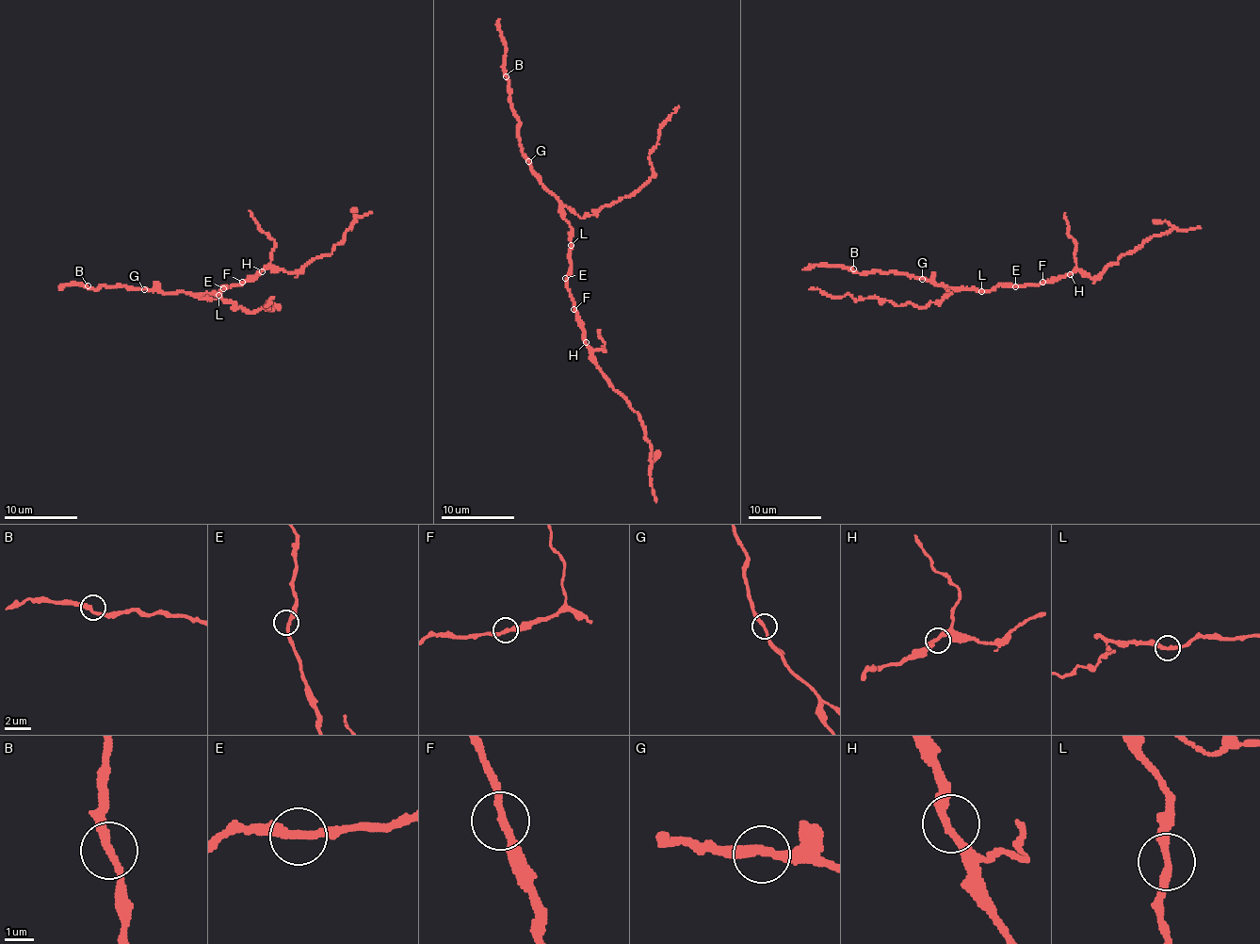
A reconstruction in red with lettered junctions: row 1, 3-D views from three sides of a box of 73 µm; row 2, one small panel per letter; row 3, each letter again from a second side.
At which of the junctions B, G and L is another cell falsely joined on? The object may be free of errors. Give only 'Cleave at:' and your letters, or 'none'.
Cleave at: L

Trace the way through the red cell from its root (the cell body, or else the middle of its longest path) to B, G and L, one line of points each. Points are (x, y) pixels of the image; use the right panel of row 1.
B: (1006, 284), (996, 284), (989, 290), (952, 289), (903, 272), (855, 273), (853, 268)
G: (1006, 284), (996, 284), (989, 290), (952, 289), (922, 279)
L: (1006, 284), (996, 284), (982, 292)

